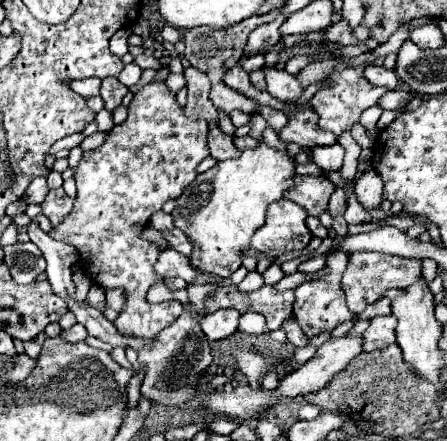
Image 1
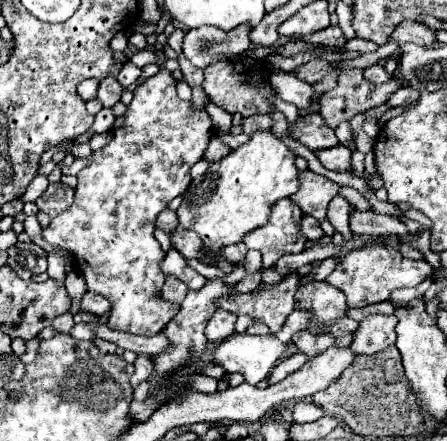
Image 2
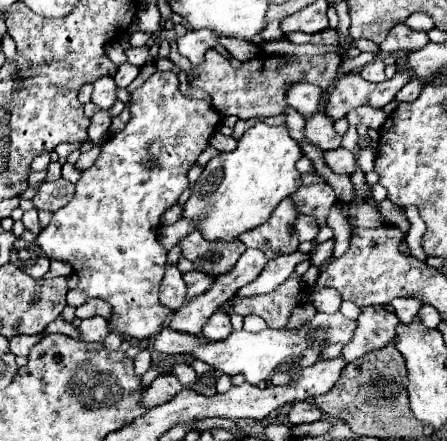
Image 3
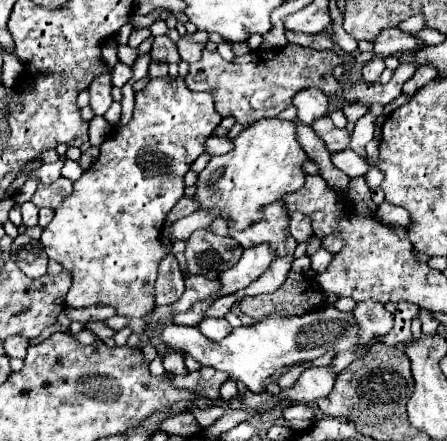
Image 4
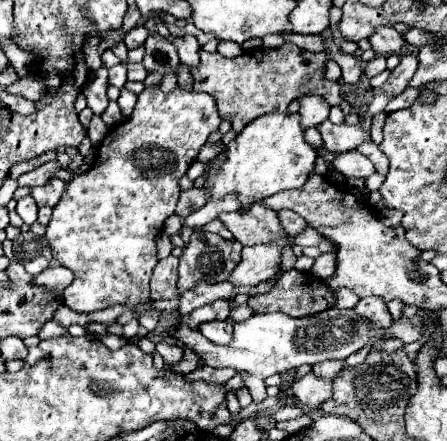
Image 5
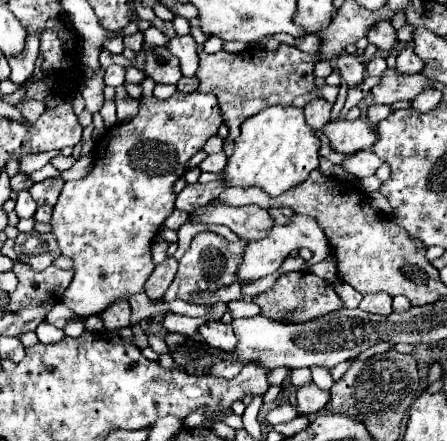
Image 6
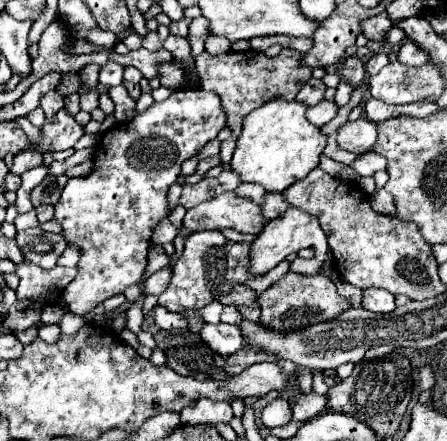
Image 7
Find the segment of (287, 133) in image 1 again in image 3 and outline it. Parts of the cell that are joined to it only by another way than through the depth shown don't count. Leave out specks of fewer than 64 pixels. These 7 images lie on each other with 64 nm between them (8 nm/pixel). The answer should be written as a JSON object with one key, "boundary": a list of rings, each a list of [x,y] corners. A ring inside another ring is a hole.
{"boundary":[[[320,112],[312,120],[306,120],[306,136],[322,150],[336,150],[342,144],[342,136],[334,132],[332,120]]]}

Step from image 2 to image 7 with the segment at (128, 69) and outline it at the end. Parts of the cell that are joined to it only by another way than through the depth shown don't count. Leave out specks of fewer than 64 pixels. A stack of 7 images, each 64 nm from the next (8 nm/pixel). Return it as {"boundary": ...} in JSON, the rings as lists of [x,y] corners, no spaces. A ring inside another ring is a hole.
{"boundary":[[[108,60],[102,68],[100,68],[100,82],[106,84],[106,86],[116,86],[116,84],[122,84],[122,72],[124,68],[112,60]]]}

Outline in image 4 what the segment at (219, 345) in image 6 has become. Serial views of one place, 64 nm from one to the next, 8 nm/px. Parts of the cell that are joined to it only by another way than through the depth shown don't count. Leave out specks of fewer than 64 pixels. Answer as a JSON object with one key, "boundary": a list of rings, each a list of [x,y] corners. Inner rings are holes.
{"boundary":[[[204,318],[198,328],[212,342],[220,342],[232,332],[232,326],[224,318]]]}

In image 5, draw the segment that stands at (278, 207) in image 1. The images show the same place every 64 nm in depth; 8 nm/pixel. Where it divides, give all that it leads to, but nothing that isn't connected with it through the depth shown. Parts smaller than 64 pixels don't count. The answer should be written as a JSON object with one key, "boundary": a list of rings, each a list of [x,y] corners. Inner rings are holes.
{"boundary":[[[258,202],[252,204],[248,210],[222,212],[218,218],[244,246],[276,240],[276,236],[284,234],[276,212]]]}

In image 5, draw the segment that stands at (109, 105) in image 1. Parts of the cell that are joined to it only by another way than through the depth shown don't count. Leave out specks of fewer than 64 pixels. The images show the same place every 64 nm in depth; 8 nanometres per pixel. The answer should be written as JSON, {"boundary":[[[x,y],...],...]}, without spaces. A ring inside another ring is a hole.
{"boundary":[[[102,66],[100,70],[96,70],[96,72],[90,74],[88,82],[82,88],[82,94],[88,100],[88,108],[94,114],[102,114],[102,110],[108,106],[106,88],[108,88],[108,70]]]}

